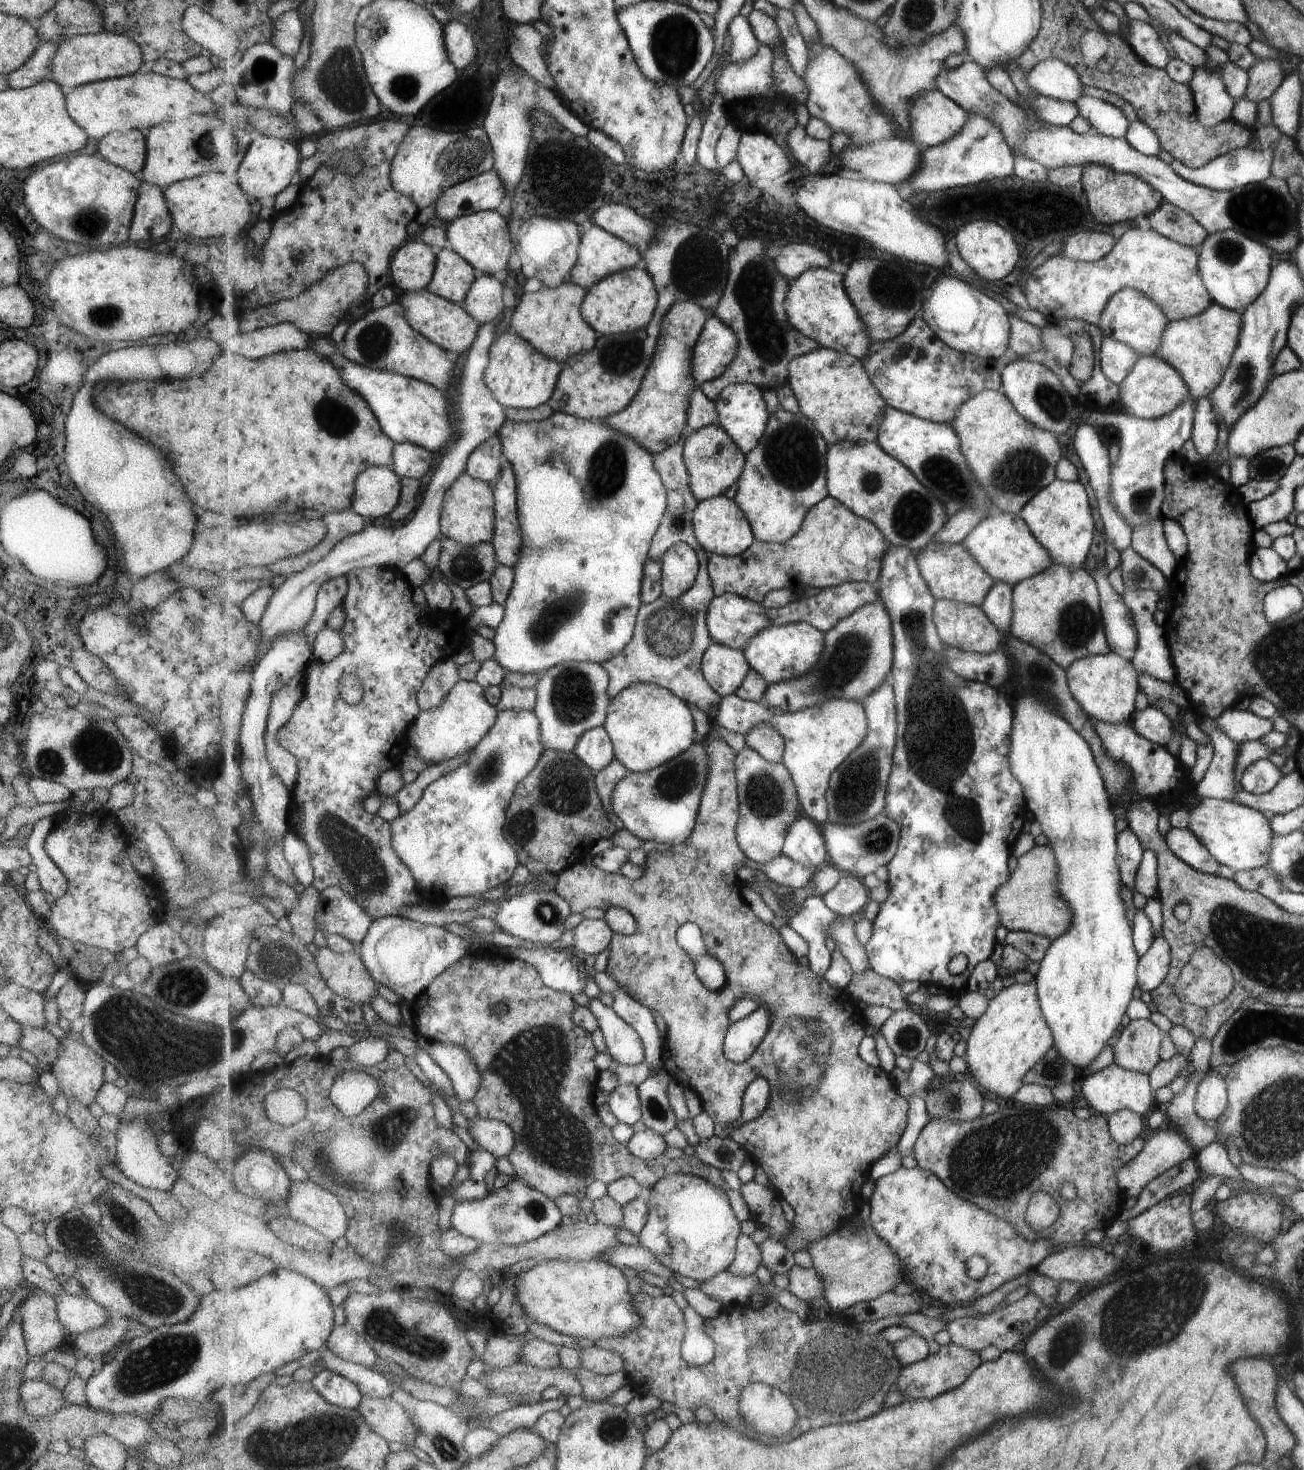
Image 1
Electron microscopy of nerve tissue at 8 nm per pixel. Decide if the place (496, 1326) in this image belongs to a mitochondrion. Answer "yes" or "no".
no

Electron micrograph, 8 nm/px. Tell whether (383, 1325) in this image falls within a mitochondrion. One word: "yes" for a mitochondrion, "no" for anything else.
yes

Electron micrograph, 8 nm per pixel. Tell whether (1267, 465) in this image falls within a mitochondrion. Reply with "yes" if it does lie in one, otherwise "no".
yes

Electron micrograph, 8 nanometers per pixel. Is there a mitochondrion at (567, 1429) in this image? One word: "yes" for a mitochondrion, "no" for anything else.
no

